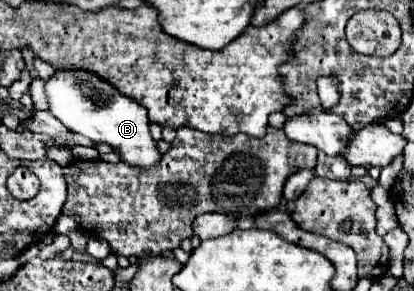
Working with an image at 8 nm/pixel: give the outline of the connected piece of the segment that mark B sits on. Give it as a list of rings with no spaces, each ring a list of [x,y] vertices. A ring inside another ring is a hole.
[[[56,71],[56,75],[46,81],[46,95],[50,101],[50,113],[60,119],[64,127],[92,141],[110,145],[124,163],[146,171],[156,167],[162,159],[148,129],[146,109],[136,101],[122,97],[108,81],[88,71]]]

